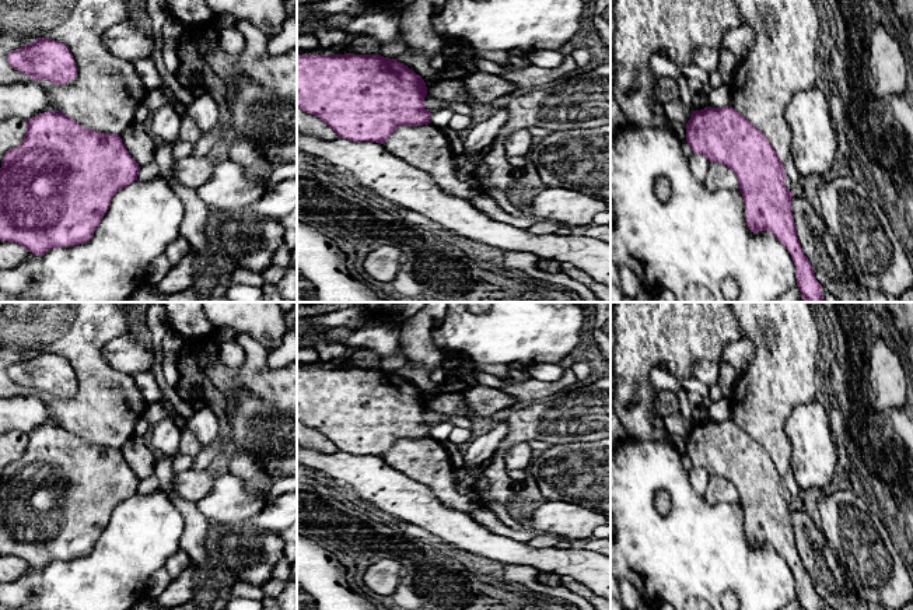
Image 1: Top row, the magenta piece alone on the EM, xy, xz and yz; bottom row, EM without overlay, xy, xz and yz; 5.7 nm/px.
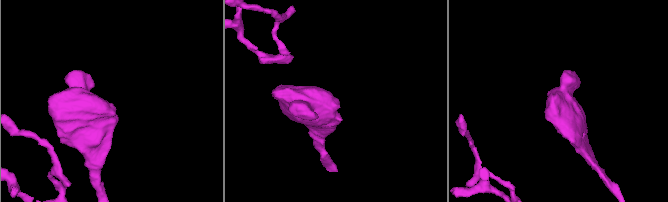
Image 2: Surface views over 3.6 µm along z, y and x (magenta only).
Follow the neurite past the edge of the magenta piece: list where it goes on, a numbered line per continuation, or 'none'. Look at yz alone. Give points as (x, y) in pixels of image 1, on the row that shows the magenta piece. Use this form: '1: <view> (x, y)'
none

